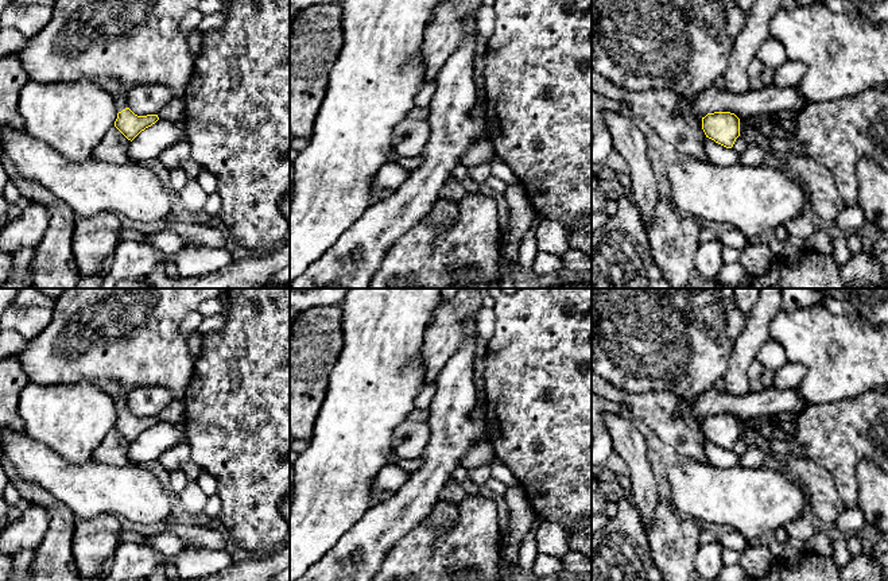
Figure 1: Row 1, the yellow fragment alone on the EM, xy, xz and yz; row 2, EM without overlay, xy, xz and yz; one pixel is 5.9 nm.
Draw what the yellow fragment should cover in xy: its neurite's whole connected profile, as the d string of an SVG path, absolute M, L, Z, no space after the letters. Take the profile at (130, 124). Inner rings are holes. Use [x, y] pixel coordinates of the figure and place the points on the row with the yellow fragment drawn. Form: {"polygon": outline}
{"polygon": "M55 0L50 23L38 35L30 38L27 44L16 53L16 57L22 62L28 78L38 84L88 81L105 89L113 97L117 111L115 127L132 142L141 131L159 120L158 115L137 116L128 108L127 97L135 86L163 85L170 88L175 97L183 97L185 94L185 89L194 69L194 55L189 51L187 38L181 32L181 23L187 13L197 9L199 1L201 0Z"}

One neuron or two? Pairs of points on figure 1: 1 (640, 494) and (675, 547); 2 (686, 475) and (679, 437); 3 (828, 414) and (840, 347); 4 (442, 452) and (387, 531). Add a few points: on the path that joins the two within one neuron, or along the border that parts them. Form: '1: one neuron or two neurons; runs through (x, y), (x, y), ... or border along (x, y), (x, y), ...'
1: two neurons; border along (660, 502), (655, 510), (652, 527), (647, 533)
2: two neurons; border along (687, 459), (708, 463)
3: two neurons; border along (861, 392), (853, 396), (809, 405)
4: one neuron; runs through (434, 472), (417, 498), (403, 511)

